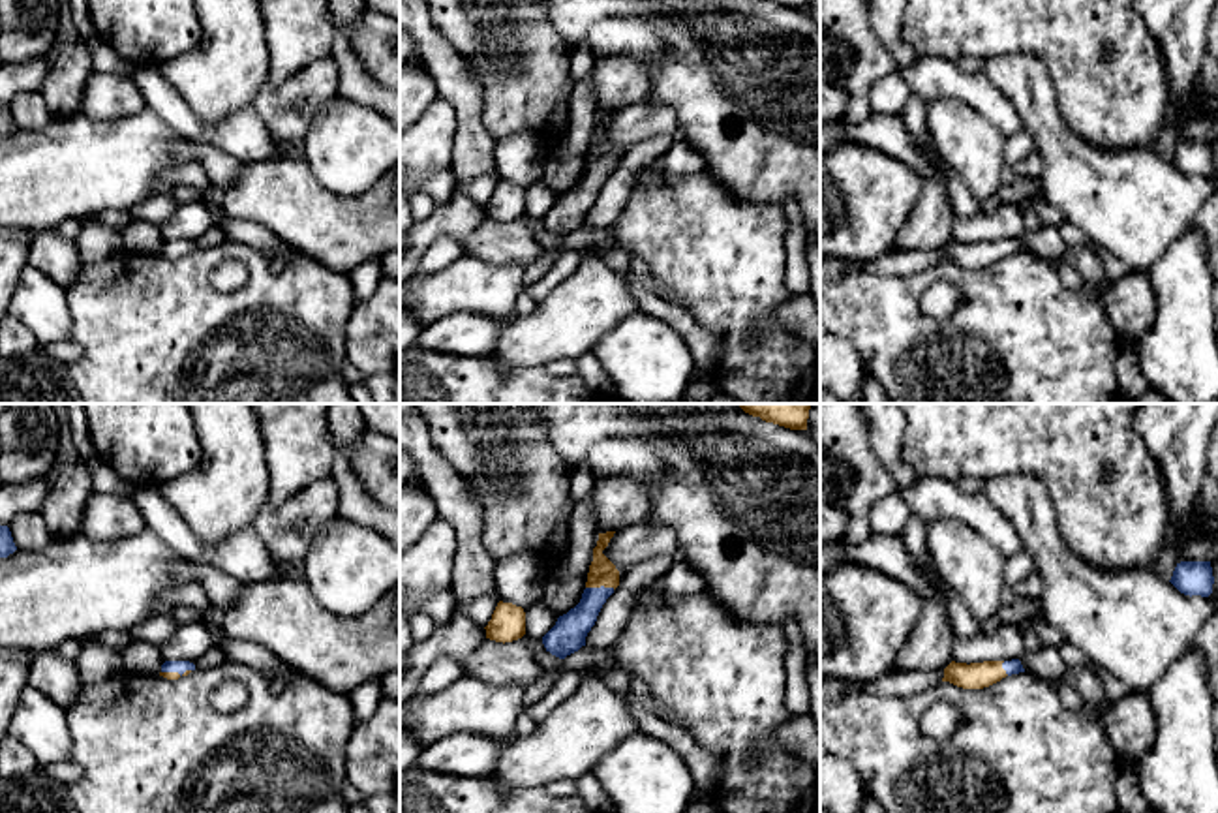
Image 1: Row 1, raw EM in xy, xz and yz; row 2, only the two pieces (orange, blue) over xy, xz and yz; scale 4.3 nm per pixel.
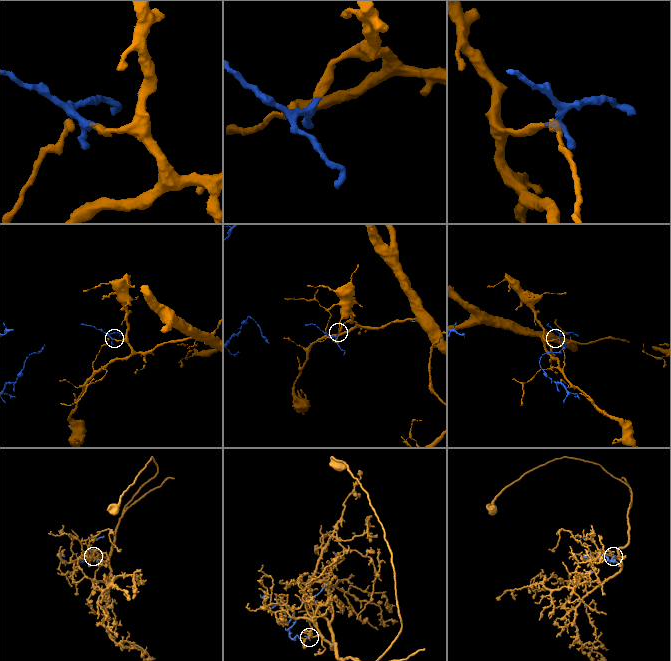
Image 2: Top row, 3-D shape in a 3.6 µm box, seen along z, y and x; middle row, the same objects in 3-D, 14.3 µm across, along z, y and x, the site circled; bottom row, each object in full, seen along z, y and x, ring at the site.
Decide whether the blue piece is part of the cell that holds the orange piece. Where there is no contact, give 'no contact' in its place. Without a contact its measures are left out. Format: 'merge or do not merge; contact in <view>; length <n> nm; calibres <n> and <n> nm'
do not merge; contact in xz; length 130 nm; calibres 110 and 150 nm

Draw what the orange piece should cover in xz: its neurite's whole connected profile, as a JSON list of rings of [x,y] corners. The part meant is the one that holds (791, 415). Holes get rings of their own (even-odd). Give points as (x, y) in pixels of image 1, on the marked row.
[[[738,404],[745,413],[790,430],[807,430],[811,404]]]

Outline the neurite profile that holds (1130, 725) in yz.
[[[1128,693],[1105,715],[1107,736],[1120,759],[1145,755],[1156,734],[1154,708],[1147,693]]]

